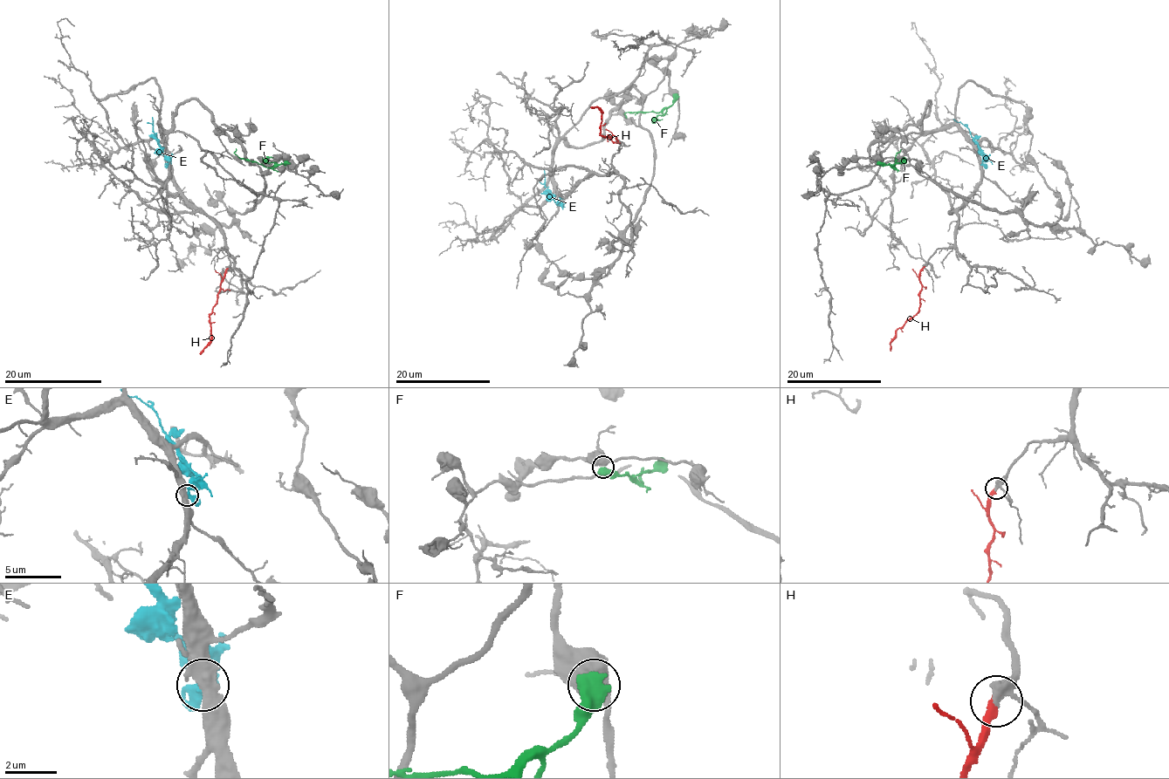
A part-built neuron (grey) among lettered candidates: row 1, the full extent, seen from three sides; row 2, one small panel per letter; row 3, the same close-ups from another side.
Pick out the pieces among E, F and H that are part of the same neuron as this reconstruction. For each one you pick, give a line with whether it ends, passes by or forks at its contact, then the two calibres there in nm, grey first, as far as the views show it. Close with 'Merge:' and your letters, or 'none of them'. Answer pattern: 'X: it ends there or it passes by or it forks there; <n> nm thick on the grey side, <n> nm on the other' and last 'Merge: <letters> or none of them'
H: it ends there; 320 nm thick on the grey side, 340 nm on the other
Merge: H

